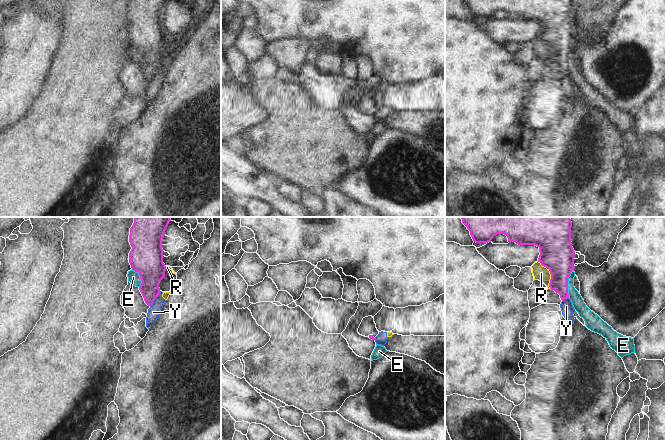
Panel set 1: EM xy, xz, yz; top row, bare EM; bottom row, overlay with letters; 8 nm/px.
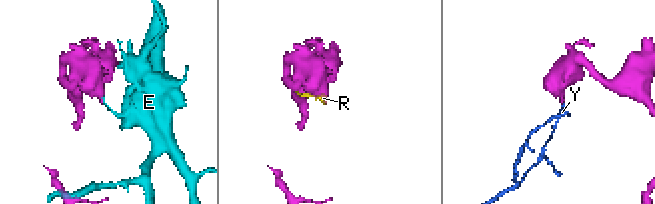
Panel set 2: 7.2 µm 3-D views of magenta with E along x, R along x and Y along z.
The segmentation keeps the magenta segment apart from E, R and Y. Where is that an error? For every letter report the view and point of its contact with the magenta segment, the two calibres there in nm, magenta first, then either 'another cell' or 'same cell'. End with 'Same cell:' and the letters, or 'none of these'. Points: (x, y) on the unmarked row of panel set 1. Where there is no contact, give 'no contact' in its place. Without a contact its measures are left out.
E: contact yz (567, 59); calibres 280 and 100 nm; another cell
R: contact yz (550, 49); calibres 280 and 120 nm; another cell
Y: contact xy (154, 75); calibres 220 and 100 nm; another cell
Same cell: none of these

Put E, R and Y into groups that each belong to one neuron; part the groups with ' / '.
E / R Y

